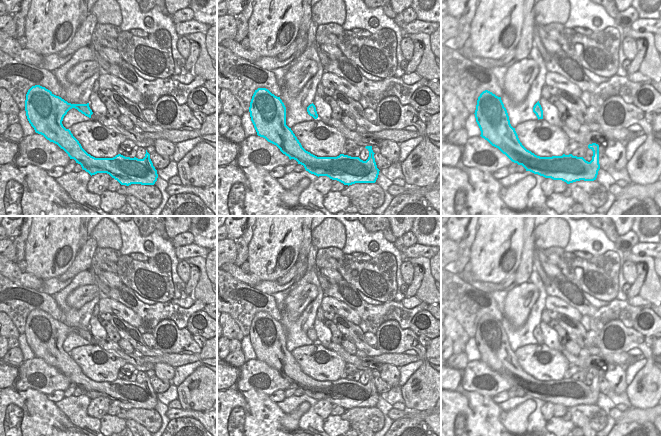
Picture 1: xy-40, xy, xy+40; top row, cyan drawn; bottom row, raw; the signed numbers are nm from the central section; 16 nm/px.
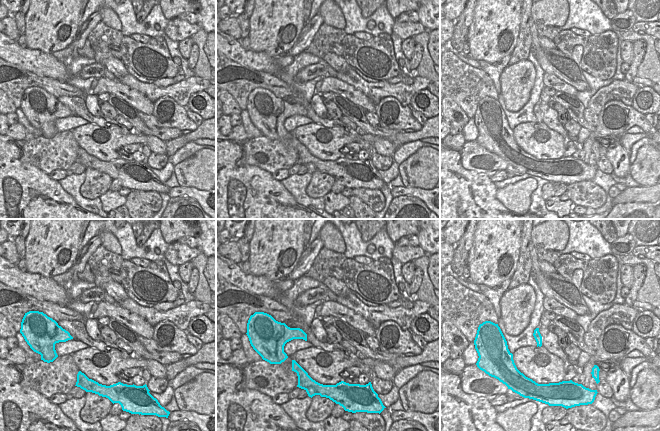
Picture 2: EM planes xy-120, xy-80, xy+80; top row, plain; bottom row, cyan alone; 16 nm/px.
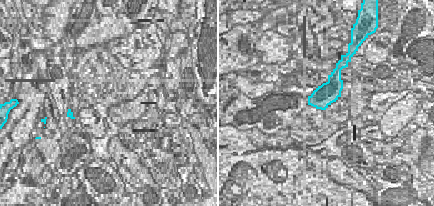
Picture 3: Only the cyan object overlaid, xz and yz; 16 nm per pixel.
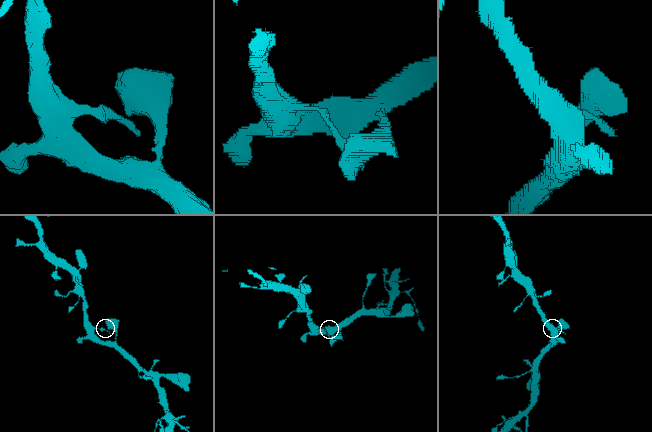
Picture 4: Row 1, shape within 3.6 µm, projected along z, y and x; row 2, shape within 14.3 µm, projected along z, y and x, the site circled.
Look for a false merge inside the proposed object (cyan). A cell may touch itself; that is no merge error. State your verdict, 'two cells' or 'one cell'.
one cell

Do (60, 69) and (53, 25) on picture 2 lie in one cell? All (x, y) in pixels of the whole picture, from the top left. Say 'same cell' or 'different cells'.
different cells

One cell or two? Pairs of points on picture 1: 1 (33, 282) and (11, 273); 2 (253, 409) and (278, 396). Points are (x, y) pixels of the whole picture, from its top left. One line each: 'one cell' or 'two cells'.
1: one cell
2: two cells

